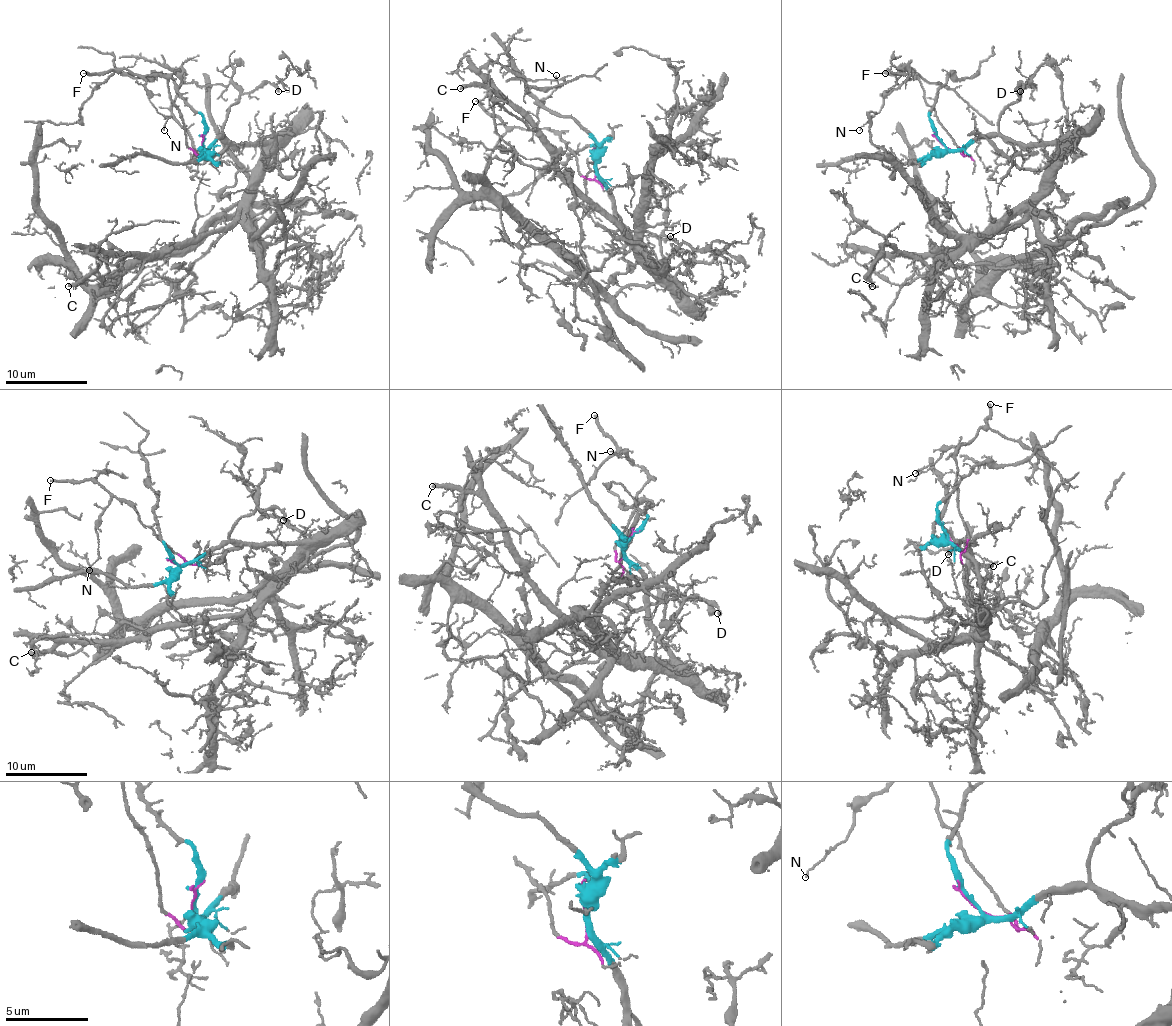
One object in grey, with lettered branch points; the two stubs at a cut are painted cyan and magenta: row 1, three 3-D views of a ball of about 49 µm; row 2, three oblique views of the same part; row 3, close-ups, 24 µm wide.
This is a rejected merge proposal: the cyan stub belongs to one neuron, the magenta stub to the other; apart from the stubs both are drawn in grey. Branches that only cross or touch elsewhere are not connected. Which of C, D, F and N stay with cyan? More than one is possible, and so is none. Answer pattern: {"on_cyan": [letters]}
{"on_cyan": ["C", "D"]}

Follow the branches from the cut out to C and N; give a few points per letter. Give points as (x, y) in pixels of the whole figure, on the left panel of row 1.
C: (203, 143), (205, 149), (221, 137), (236, 145), (264, 145), (231, 222), (160, 253), (105, 257), (69, 285)
N: (201, 145), (197, 155), (187, 145), (166, 80), (148, 76), (146, 94), (166, 118), (164, 131)

